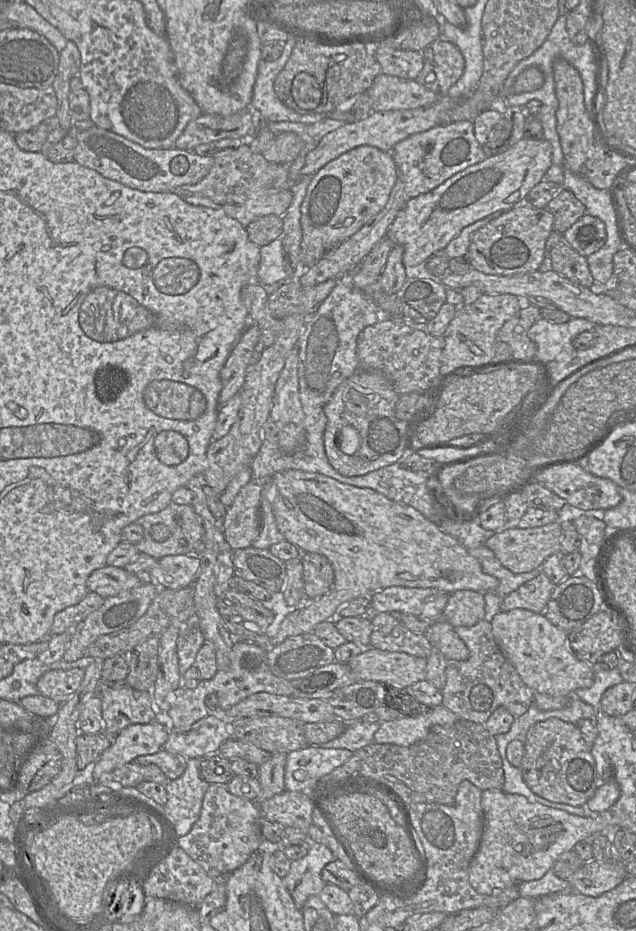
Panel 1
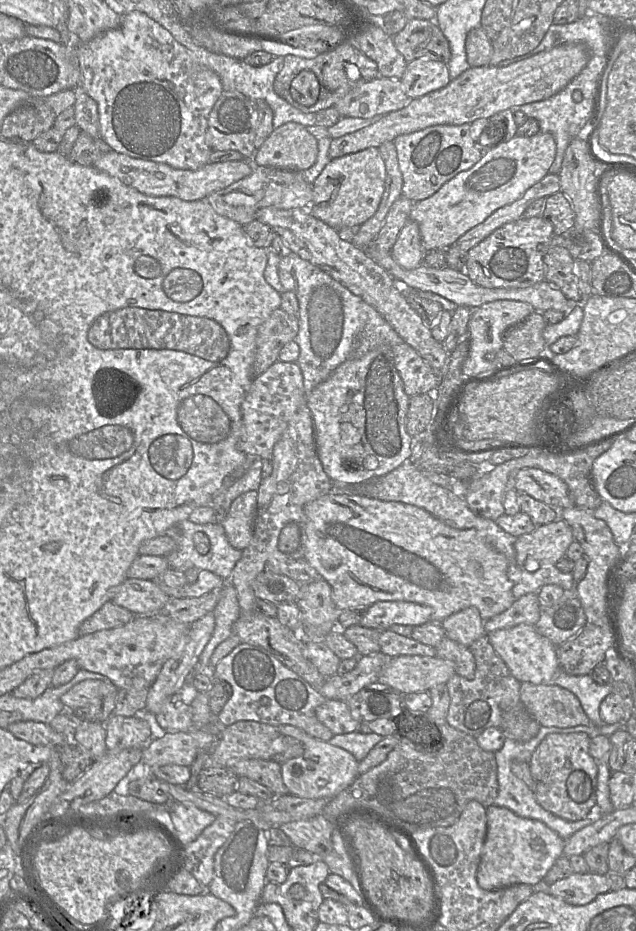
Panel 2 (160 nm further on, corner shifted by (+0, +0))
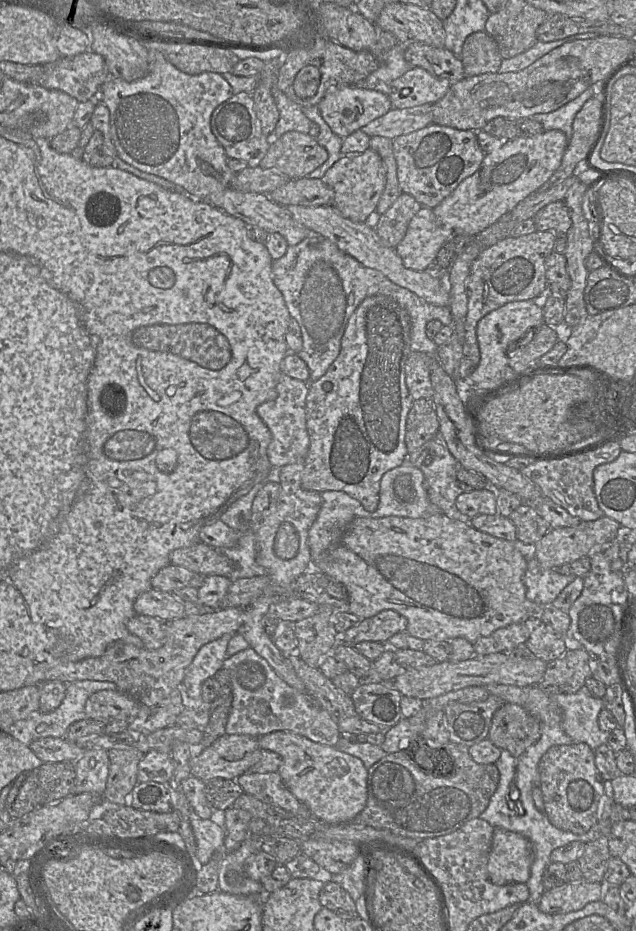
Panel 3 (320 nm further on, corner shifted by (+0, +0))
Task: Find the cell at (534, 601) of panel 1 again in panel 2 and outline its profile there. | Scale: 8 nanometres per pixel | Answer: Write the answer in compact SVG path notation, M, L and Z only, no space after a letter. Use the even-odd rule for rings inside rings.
M528 593L516 599L504 612L485 621L486 634L519 624L535 626L540 616L538 593Z

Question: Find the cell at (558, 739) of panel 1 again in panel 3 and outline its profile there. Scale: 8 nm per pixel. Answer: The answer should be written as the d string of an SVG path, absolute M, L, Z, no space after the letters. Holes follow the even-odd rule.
M585 743L552 746L542 756L538 770L544 812L551 824L577 835L595 830L600 800L610 781L601 778L595 765L594 751Z

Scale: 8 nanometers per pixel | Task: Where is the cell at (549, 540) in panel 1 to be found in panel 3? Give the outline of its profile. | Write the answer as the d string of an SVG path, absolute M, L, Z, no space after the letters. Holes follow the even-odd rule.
M605 515L594 521L583 522L577 527L551 528L531 548L531 555L550 568L561 564L571 564L592 553L604 552L605 547L616 538L619 528L620 523Z

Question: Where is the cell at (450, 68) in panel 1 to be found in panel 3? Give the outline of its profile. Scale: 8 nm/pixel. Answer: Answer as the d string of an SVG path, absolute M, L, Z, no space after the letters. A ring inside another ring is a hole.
M412 66L390 83L392 108L404 109L423 104L434 104L445 96L451 83L437 78L422 67Z

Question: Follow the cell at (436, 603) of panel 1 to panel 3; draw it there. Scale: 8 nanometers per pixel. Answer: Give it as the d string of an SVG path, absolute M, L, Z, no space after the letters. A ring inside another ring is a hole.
M383 610L348 628L338 640L350 646L363 641L386 643L393 635L406 631L406 628L407 619L404 616L394 610Z

